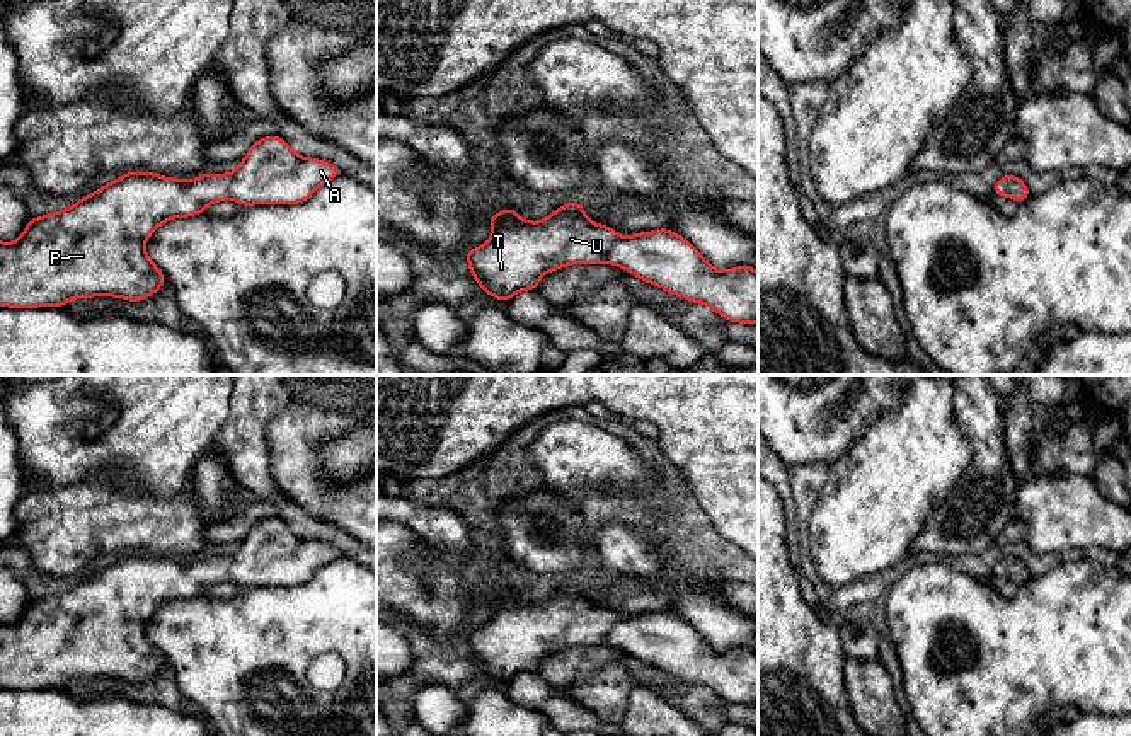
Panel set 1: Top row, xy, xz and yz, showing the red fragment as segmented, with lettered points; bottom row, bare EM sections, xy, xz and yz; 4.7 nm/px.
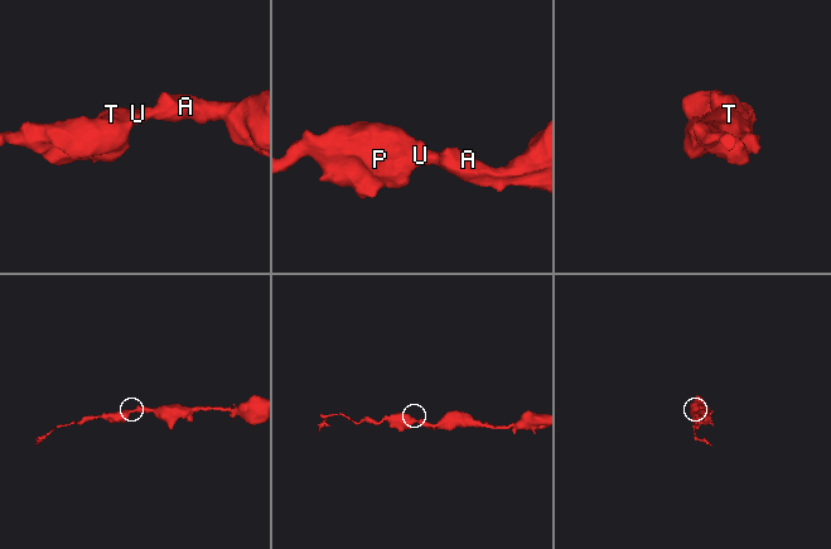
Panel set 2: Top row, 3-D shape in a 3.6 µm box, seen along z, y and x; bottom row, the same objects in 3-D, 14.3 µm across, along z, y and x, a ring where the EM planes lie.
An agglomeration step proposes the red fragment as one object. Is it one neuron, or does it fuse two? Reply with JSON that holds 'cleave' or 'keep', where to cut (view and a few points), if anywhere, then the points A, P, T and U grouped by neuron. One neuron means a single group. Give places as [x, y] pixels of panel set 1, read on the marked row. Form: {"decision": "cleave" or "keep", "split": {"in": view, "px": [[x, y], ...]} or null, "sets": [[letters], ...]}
{"decision": "keep", "split": null, "sets": [["A", "P", "T", "U"]]}

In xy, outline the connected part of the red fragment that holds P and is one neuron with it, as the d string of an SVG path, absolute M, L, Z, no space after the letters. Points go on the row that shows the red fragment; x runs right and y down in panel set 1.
M278 135L257 140L232 174L204 172L198 179L174 179L153 172L124 172L66 210L32 216L15 242L0 242L0 305L66 307L80 296L146 300L167 283L145 250L146 240L162 223L201 215L223 199L242 206L300 204L337 175L341 170L336 165L298 155Z

